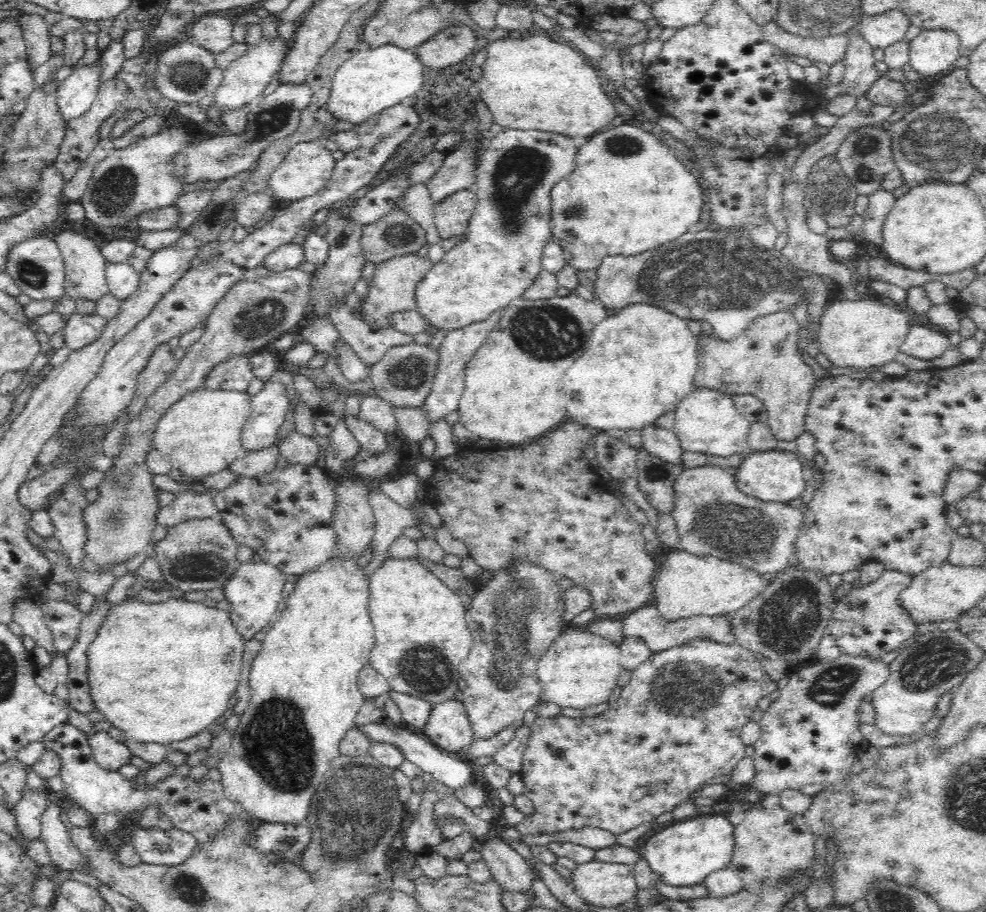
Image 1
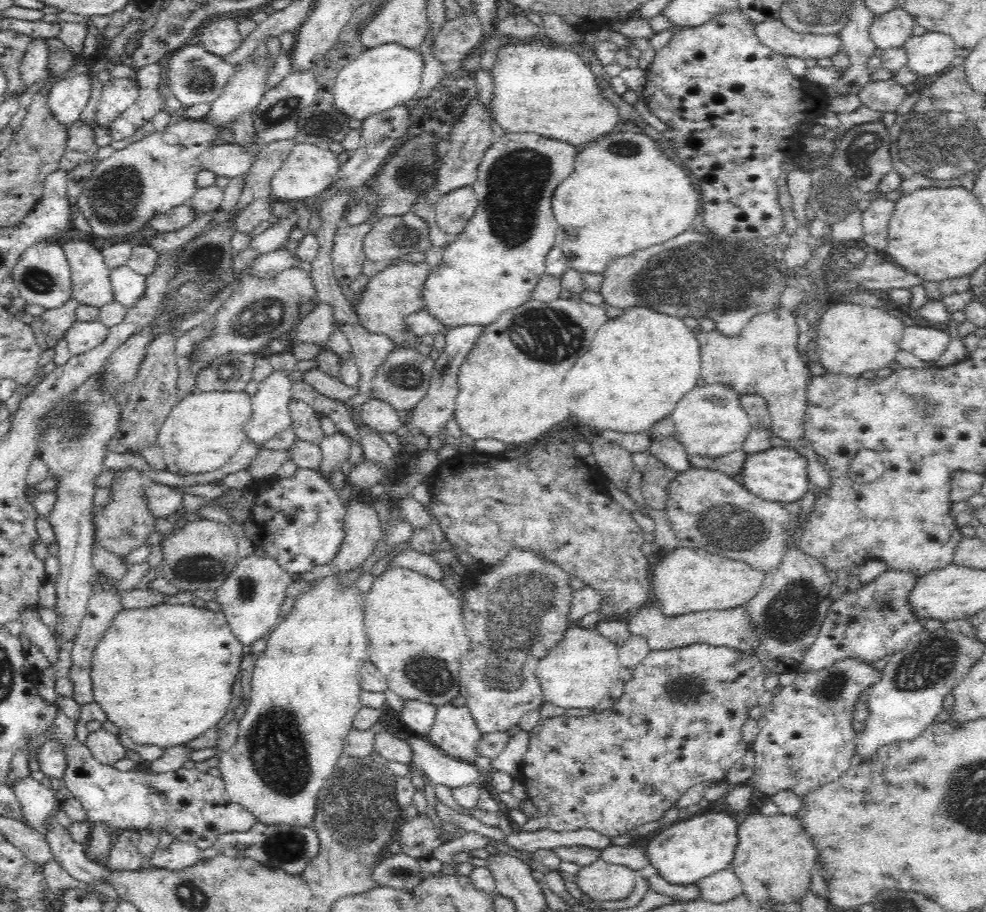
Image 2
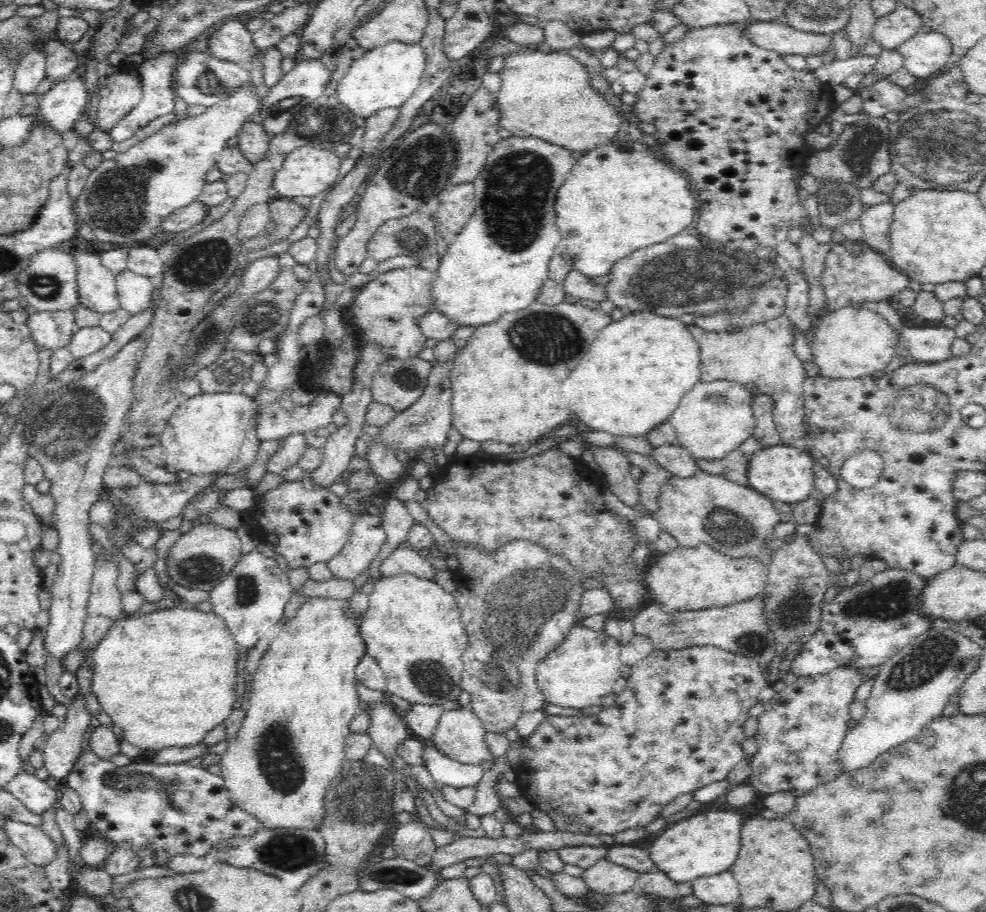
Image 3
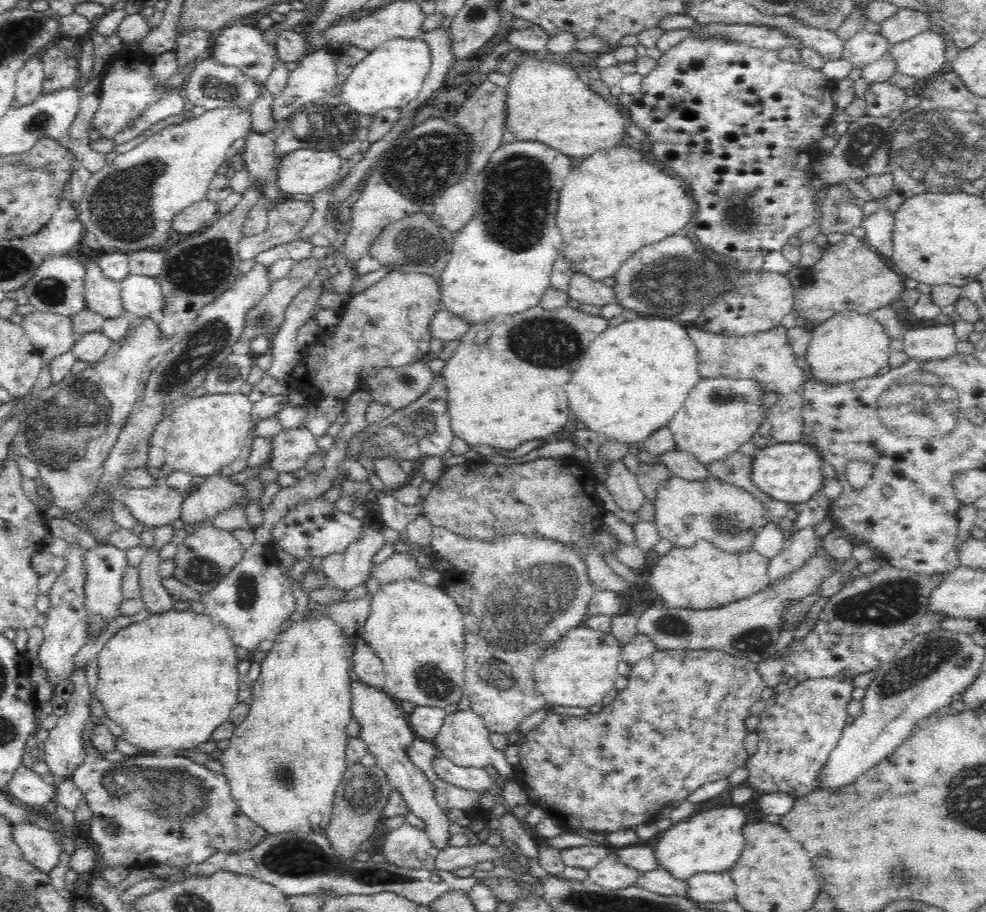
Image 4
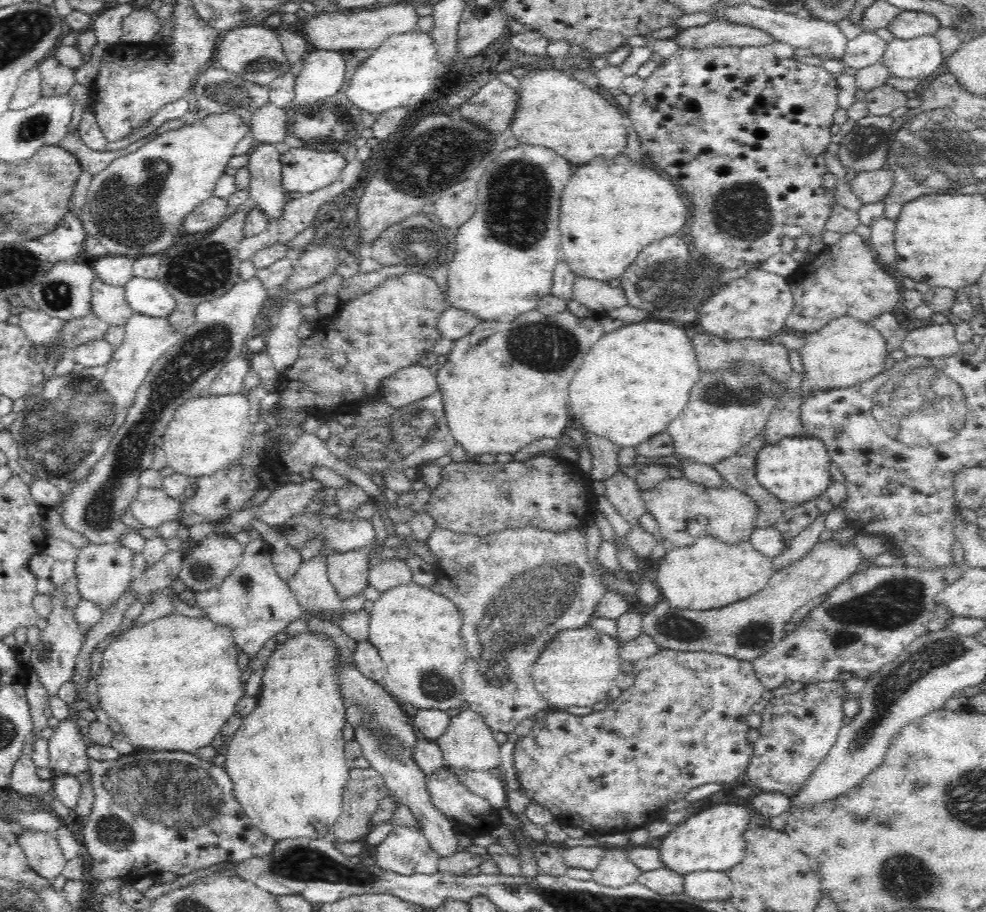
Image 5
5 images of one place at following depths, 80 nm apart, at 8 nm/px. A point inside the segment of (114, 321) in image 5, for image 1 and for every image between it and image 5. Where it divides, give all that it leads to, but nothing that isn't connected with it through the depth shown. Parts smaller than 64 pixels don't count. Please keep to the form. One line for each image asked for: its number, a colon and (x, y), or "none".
1: (86, 279)
2: (91, 282)
3: (97, 290)
4: (103, 296)

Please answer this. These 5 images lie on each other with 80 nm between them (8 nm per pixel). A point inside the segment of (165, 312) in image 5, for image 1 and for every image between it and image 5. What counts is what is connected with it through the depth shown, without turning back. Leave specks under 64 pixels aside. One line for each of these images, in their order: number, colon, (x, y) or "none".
1: (122, 280)
2: (128, 286)
3: (135, 292)
4: (142, 296)

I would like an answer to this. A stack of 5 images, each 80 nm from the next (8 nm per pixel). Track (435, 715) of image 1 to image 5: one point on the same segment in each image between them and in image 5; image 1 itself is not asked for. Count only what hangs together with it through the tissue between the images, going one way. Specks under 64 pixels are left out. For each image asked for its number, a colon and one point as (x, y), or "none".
2: (454, 731)
3: (460, 734)
4: (464, 739)
5: (467, 744)

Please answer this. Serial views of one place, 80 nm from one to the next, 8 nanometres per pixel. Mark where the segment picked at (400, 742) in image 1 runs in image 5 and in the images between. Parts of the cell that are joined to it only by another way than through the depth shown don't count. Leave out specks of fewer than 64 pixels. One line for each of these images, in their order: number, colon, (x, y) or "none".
2: (441, 769)
3: (444, 770)
4: (474, 779)
5: (483, 783)

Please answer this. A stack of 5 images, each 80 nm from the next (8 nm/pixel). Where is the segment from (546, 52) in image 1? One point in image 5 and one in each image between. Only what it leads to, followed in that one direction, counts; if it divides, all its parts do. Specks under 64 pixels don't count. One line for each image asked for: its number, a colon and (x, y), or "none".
2: (539, 87)
3: (543, 93)
4: (546, 102)
5: (555, 111)

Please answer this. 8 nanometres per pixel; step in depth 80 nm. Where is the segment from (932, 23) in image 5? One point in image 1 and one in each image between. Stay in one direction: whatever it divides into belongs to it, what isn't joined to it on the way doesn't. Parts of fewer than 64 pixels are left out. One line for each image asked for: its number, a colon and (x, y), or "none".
1: (883, 30)
2: (891, 30)
3: (892, 30)
4: (906, 23)

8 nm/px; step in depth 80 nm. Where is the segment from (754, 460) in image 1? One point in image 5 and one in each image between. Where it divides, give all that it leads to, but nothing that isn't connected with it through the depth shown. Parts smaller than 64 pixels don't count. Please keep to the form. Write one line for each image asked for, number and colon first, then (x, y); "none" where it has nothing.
2: (778, 474)
3: (783, 473)
4: (791, 472)
5: (796, 469)

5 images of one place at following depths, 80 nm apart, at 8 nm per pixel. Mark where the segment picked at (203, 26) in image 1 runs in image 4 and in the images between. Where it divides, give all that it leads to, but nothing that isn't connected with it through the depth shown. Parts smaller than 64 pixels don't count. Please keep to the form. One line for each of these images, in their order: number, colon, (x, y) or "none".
2: (221, 37)
3: (232, 41)
4: (244, 46)

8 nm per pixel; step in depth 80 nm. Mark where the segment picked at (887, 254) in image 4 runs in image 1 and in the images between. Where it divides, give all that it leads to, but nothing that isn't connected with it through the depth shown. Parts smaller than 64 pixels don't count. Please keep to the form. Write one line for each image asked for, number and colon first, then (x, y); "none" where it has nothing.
1: (881, 203)
2: (876, 219)
3: (876, 221)

